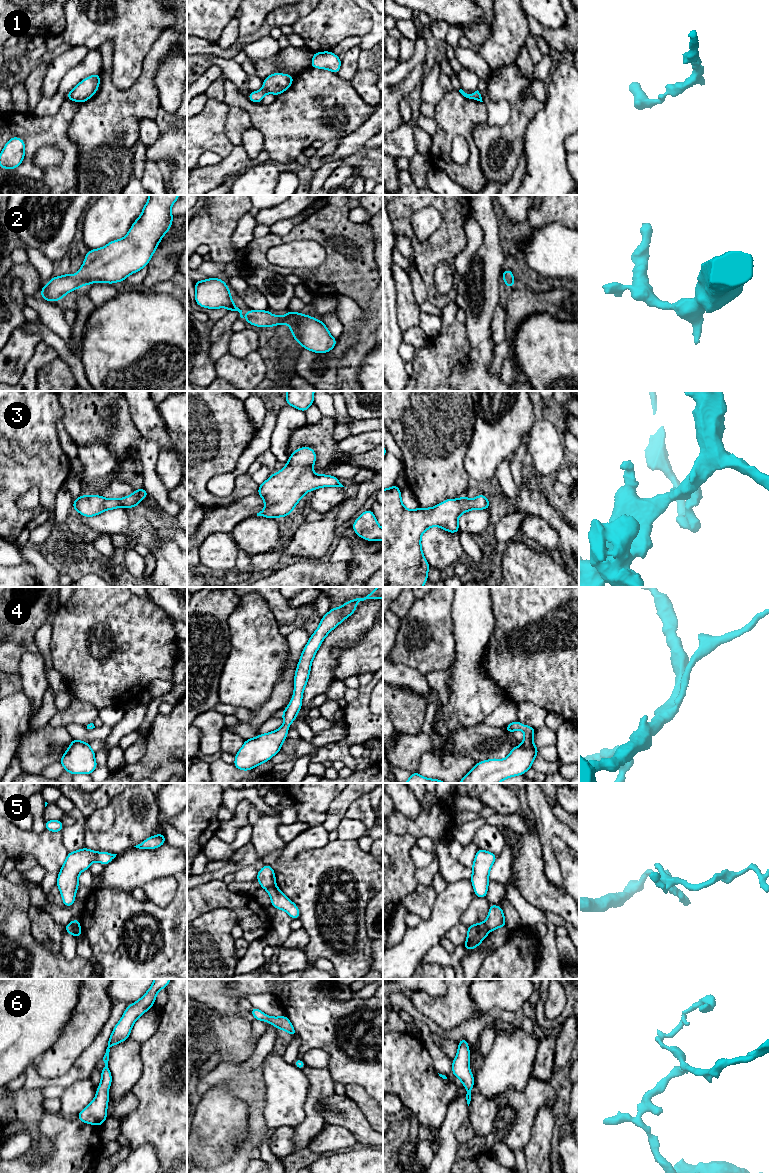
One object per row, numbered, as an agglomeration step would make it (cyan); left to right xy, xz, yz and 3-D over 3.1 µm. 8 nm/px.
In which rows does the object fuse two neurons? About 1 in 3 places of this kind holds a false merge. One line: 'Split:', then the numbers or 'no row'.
Split: 5

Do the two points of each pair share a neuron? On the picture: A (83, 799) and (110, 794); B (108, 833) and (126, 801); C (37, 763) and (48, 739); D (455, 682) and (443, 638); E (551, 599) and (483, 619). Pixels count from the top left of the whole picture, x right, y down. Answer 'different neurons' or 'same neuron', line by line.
A: same neuron
B: same neuron
C: same neuron
D: different neurons
E: different neurons

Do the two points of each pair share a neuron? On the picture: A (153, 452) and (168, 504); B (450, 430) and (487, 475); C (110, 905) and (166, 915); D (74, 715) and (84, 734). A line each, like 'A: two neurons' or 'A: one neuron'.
A: one neuron
B: two neurons
C: one neuron
D: two neurons

